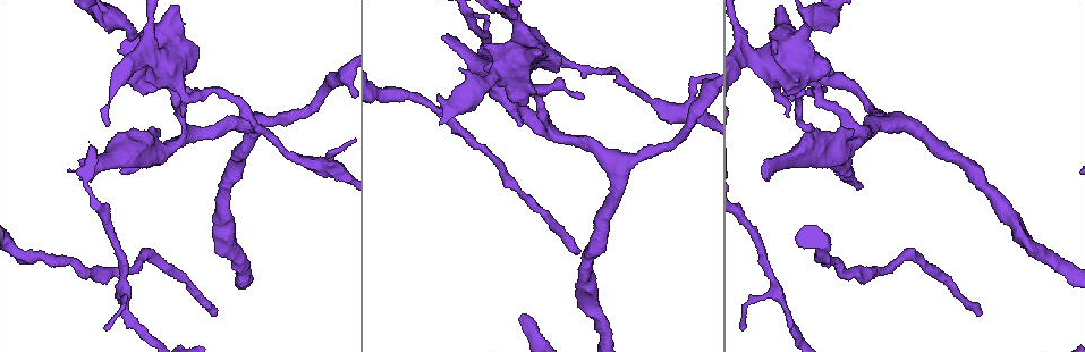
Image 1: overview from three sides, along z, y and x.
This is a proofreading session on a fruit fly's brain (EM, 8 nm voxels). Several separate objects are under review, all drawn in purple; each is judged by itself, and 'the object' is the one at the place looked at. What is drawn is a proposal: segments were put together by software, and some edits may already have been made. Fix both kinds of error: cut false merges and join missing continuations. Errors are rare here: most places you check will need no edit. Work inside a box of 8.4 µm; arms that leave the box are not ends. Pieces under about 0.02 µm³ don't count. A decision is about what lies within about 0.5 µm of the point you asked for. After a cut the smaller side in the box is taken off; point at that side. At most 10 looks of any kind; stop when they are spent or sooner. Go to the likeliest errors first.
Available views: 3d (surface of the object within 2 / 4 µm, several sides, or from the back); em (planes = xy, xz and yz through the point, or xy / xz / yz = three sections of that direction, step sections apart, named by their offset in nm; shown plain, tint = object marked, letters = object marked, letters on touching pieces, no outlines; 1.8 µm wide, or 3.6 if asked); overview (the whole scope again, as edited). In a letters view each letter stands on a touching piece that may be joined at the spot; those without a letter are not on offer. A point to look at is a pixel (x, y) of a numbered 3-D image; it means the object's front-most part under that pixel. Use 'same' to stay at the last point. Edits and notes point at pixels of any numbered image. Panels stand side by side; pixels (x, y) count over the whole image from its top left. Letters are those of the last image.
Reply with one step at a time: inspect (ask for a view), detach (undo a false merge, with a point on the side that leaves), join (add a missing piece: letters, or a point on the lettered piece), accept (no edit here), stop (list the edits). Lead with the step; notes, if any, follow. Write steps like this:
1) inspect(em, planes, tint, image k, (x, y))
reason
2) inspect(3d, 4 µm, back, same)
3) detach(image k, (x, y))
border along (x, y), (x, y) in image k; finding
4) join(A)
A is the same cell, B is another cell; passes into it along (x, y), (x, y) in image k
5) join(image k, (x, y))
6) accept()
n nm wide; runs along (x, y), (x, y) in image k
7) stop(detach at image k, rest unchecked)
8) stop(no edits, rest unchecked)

inspect(em, planes, letters, image 1, (982, 311))
end of a long branch

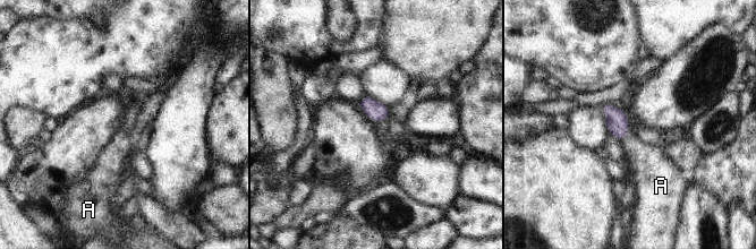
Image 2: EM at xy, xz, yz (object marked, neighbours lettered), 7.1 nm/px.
join(A)
A is the same cell; it goes on there

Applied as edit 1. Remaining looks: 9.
inspect(overview)

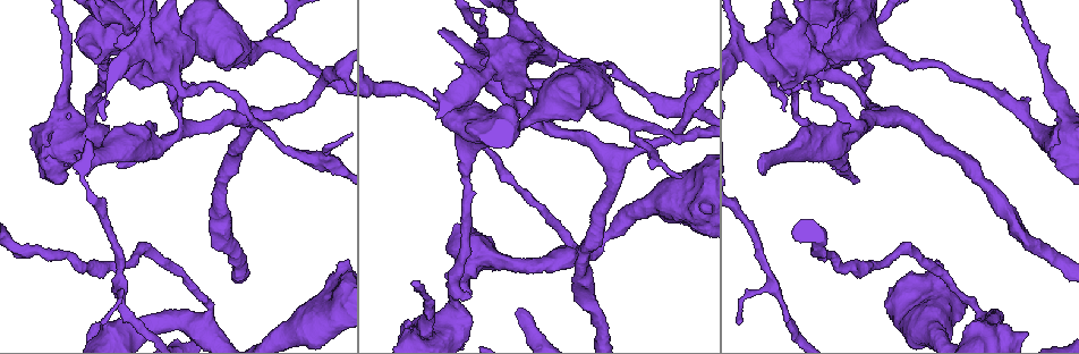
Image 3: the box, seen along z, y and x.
inspect(em, xy, step 8, letters, image 3, (180, 129))
sudden change in width

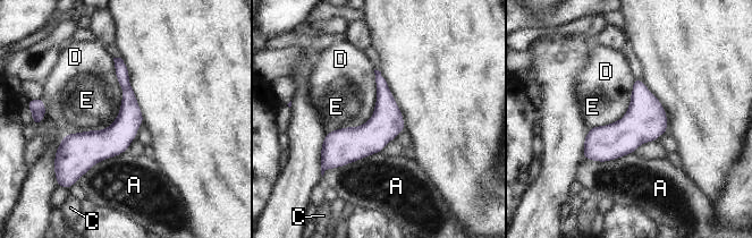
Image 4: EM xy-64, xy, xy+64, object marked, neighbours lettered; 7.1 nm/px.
inspect(em, planes, letters, same)
another direction

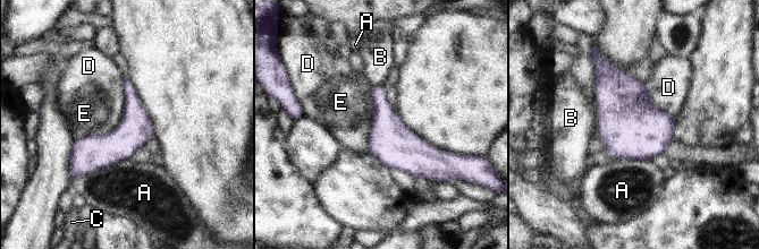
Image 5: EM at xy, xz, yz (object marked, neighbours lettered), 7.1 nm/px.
accept()
220 nm wide; A, B, C, D and E are other cells; border along (123, 76), (123, 119), (98, 134) in image 5; one cell here

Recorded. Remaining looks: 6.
inspect(3d, 2 µm, image 3, (762, 173))
an open end

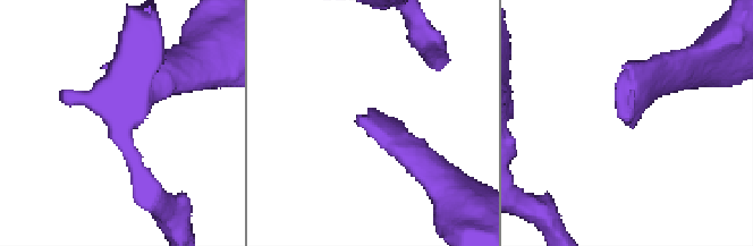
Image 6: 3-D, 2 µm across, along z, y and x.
inspect(em, yz, step 8, letters, image 6, (622, 118))
shape alone is not enough

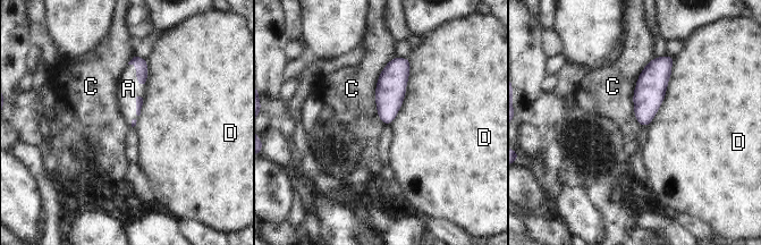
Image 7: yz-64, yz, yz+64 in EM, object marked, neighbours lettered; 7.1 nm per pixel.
join(A)
A is the same cell, C and D are other cells; passes into it along (141, 64), (136, 75), (128, 89) in image 7; it goes on there

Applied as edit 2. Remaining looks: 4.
inspect(overview)

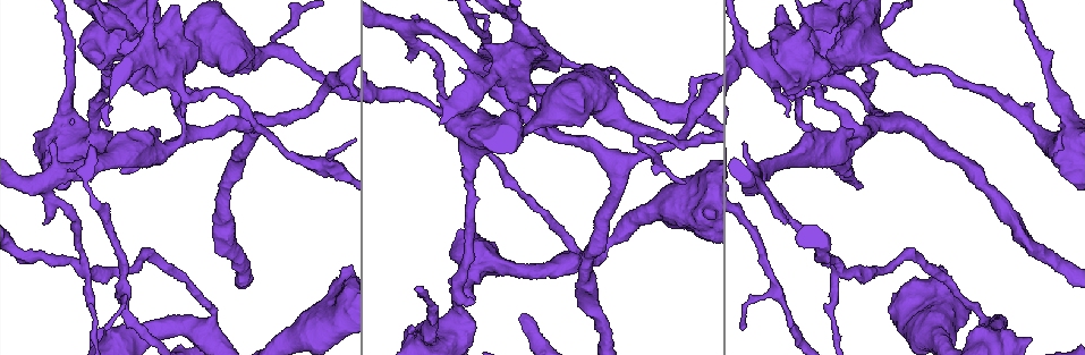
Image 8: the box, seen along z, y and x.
inspect(em, planes, plain, image 8, (169, 58))
a narrow waist

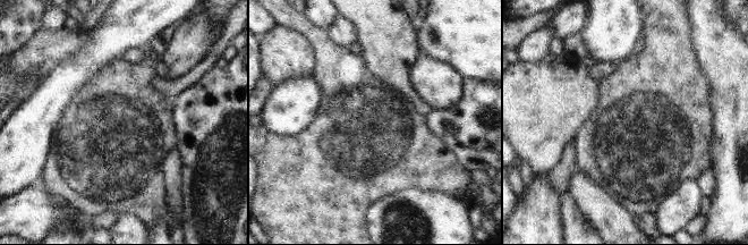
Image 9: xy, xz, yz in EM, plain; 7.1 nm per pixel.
inspect(em, planes, tint, same)
where the object lies

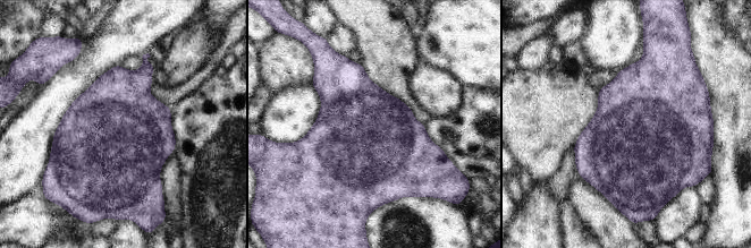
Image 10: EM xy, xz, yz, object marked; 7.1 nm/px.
inspect(em, planes, letters, same)
what lies round it

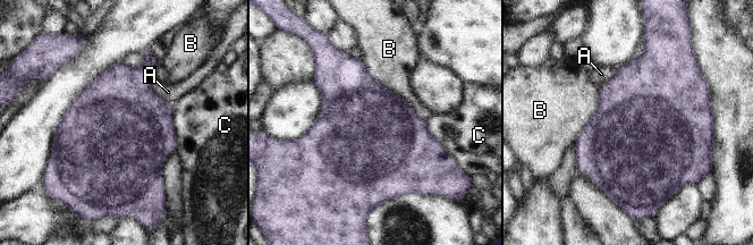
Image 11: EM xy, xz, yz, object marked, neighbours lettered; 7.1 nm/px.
accept()
800 nm wide; A, B and C are other cells; border along (361, 59), (417, 117) in image 11; all the same cell

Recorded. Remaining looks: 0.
stop(join at image 2, join at image 7, rest unchecked)

